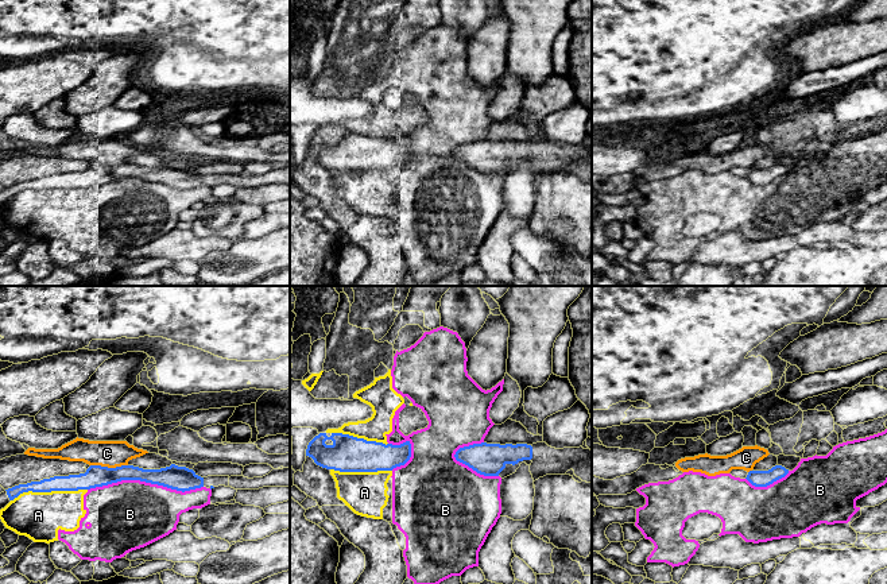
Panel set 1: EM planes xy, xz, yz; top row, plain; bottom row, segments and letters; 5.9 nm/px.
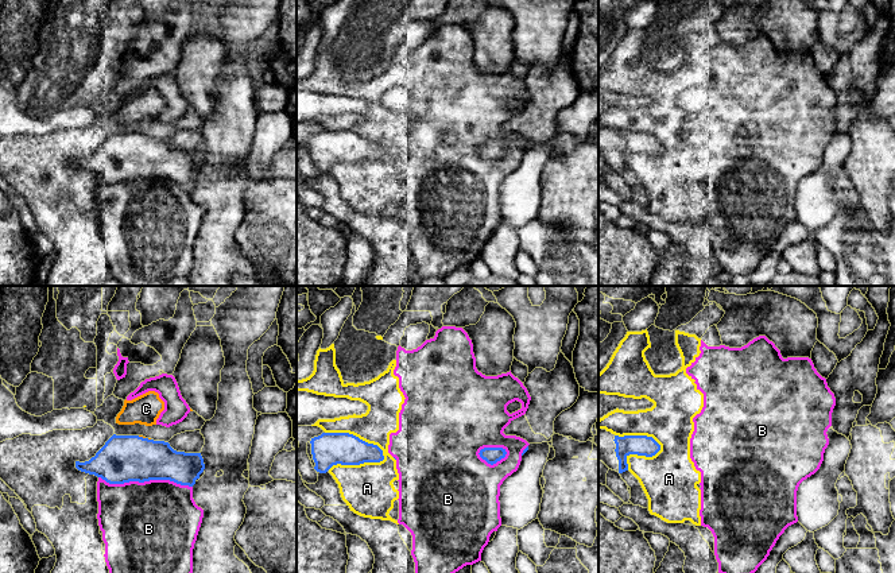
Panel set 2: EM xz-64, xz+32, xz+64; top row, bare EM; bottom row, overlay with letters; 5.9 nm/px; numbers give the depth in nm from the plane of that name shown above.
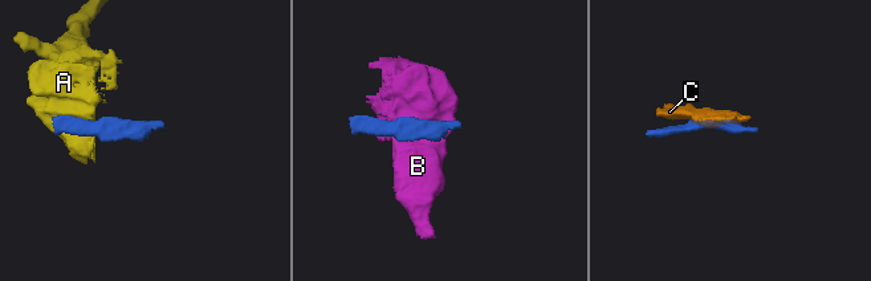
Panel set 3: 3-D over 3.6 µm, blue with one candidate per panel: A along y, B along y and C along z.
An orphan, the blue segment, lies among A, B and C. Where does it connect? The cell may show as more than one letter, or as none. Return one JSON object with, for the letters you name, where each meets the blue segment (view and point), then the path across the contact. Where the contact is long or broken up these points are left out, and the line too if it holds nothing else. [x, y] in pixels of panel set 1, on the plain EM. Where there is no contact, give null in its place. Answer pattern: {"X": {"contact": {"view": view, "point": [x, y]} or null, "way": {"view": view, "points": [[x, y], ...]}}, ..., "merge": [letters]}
{"merge": []}

